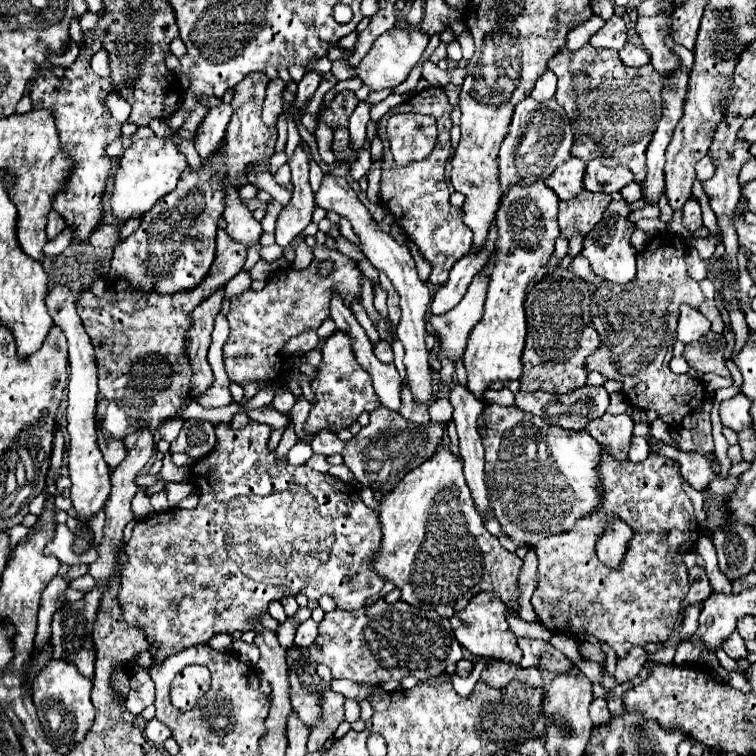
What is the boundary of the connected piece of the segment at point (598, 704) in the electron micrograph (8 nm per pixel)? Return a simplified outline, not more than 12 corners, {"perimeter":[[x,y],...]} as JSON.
{"perimeter":[[603,698],[591,702],[591,718],[595,724],[607,722],[611,712]]}

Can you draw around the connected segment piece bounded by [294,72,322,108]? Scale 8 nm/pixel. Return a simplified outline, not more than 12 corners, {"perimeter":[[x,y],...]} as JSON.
{"perimeter":[[306,72],[297,84],[296,108],[308,102],[322,76]]}

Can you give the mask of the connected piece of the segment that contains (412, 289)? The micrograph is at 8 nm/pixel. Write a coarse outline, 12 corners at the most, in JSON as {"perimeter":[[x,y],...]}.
{"perimeter":[[323,174],[317,206],[345,216],[367,260],[401,296],[397,338],[407,384],[429,400],[425,314],[431,294],[405,244],[341,176]]}

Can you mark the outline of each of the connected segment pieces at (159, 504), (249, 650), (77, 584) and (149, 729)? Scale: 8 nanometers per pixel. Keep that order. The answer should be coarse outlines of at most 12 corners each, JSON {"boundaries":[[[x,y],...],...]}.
{"boundaries":[[[161,490],[151,496],[153,512],[167,512],[167,494]],[[233,640],[232,648],[240,660],[255,666],[260,652],[254,643]],[[89,574],[73,580],[71,586],[89,594],[95,586]],[[155,720],[145,726],[145,738],[161,746],[169,736],[169,728]]]}

